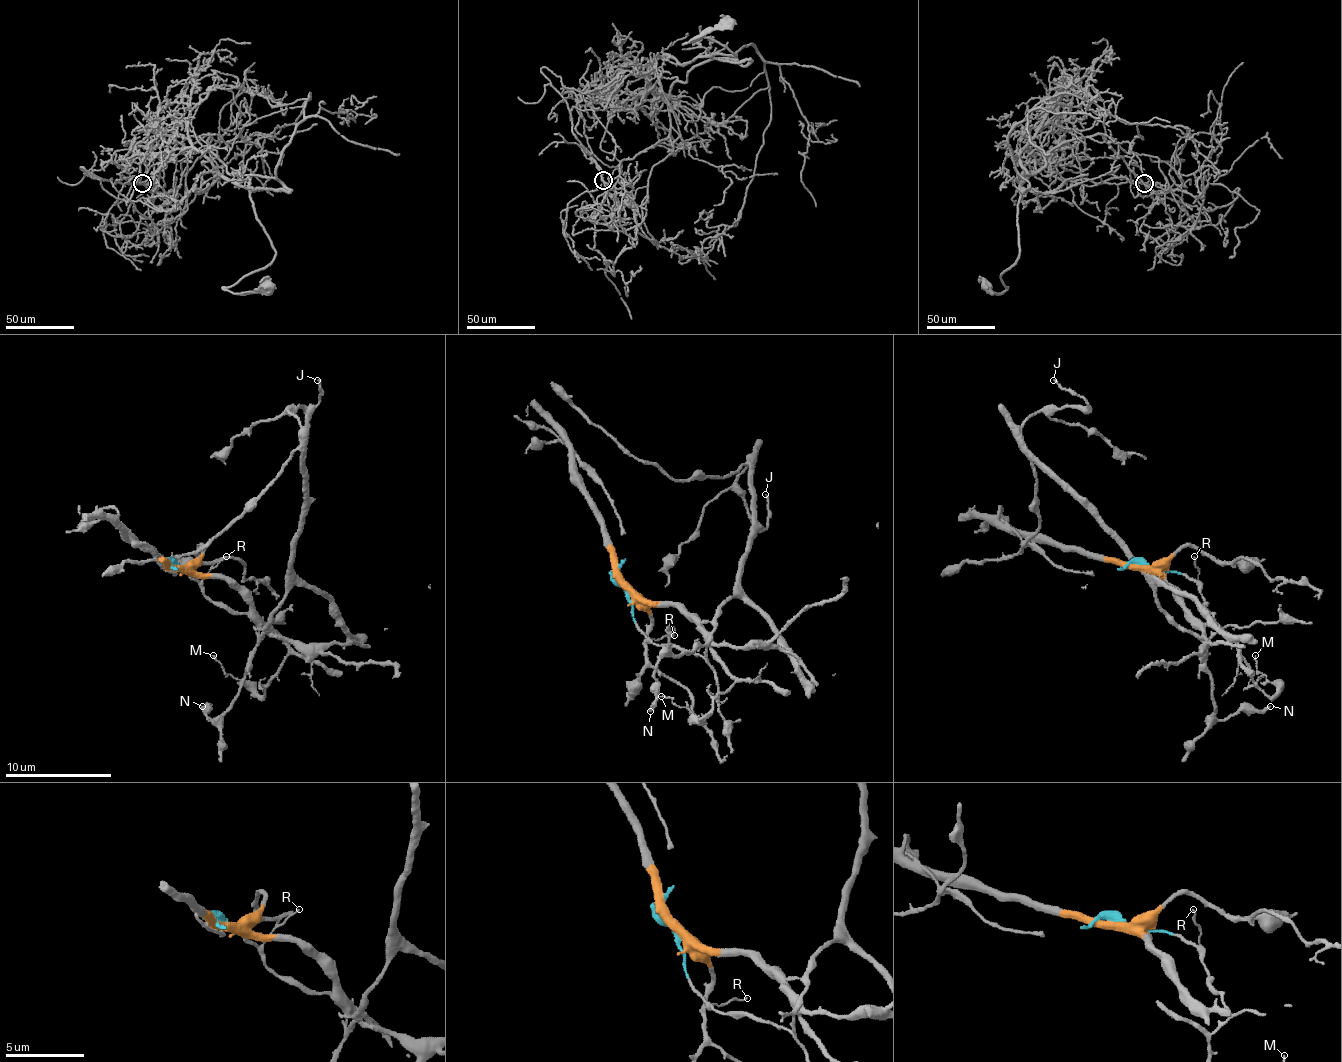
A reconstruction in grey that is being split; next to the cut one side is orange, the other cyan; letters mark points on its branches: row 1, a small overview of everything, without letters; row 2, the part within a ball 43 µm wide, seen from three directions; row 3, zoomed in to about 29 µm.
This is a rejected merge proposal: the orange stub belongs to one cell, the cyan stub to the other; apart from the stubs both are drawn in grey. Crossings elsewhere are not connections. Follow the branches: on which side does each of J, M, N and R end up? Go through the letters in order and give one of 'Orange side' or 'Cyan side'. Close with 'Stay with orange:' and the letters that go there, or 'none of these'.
J: Cyan side
M: Orange side
N: Cyan side
R: Cyan side
Stay with orange: M

